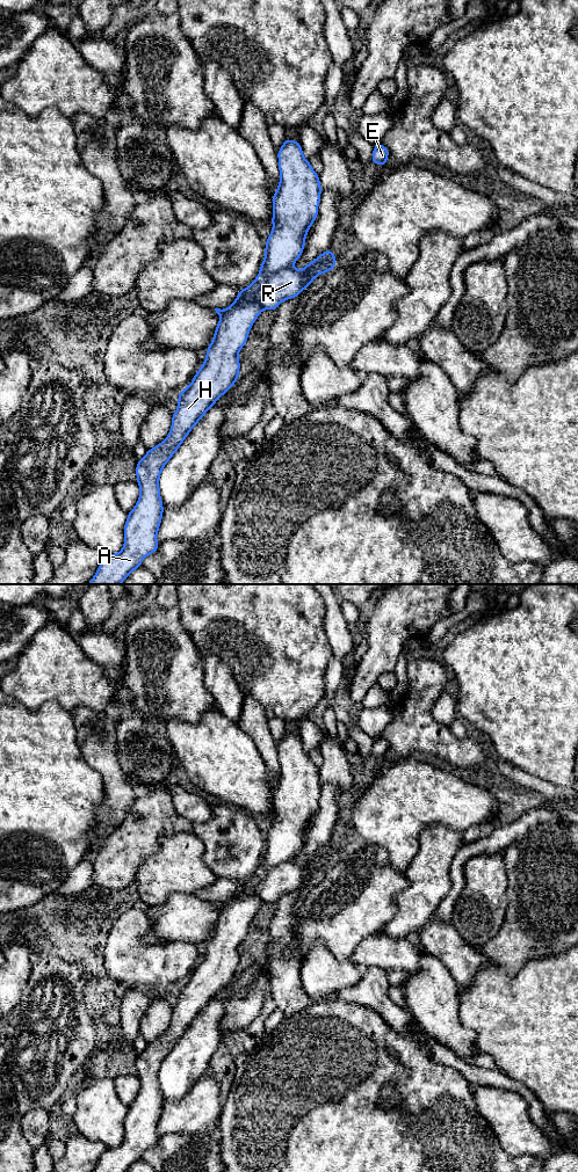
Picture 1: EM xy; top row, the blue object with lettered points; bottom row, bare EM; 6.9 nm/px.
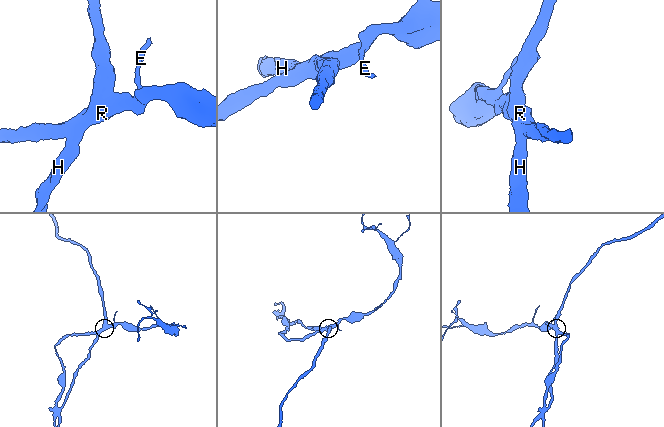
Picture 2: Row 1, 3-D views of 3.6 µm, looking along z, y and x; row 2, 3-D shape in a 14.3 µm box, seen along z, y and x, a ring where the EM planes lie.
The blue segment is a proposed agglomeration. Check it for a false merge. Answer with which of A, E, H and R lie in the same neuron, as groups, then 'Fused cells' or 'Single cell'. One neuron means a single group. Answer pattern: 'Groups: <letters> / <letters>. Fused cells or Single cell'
Groups: A H / E R. Fused cells

